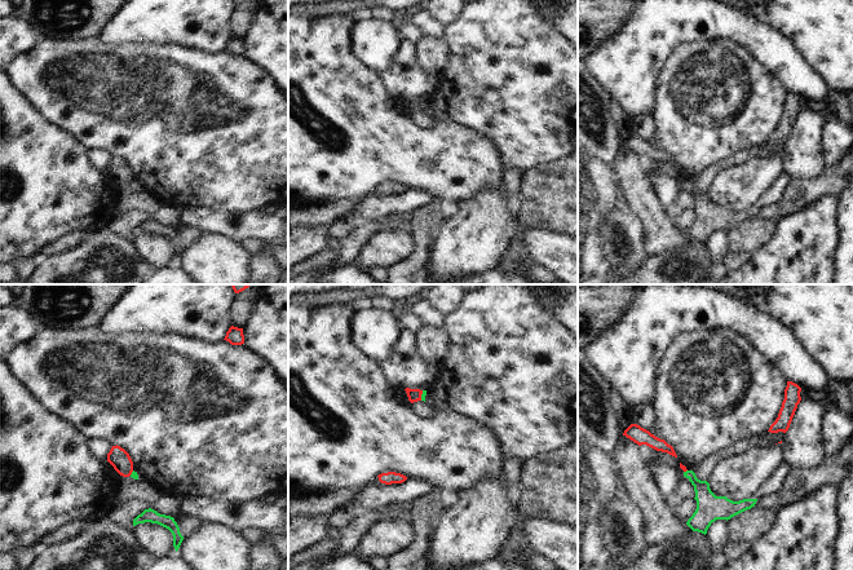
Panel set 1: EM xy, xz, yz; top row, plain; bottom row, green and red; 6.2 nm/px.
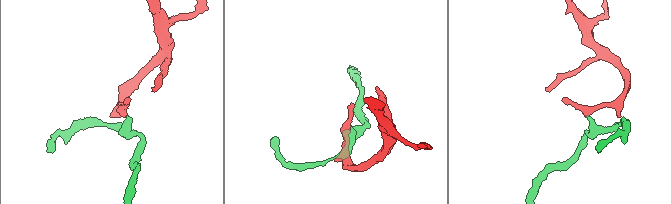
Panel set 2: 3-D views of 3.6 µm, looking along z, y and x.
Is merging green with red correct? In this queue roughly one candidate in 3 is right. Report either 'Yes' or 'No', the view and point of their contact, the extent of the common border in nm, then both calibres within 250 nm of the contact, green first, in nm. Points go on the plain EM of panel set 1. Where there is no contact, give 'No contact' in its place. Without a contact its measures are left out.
No. Touches green at xz (421, 106). Shared border 70 nm. Thickness 30 nm (green) against 80 nm.

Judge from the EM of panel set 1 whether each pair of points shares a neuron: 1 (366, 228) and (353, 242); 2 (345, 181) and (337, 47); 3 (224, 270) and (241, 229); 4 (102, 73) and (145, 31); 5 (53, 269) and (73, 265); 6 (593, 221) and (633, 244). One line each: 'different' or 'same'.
1: same
2: same
3: different
4: different
5: same
6: different

